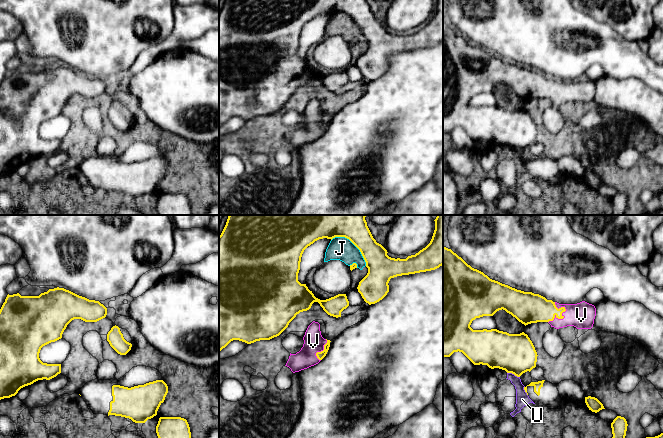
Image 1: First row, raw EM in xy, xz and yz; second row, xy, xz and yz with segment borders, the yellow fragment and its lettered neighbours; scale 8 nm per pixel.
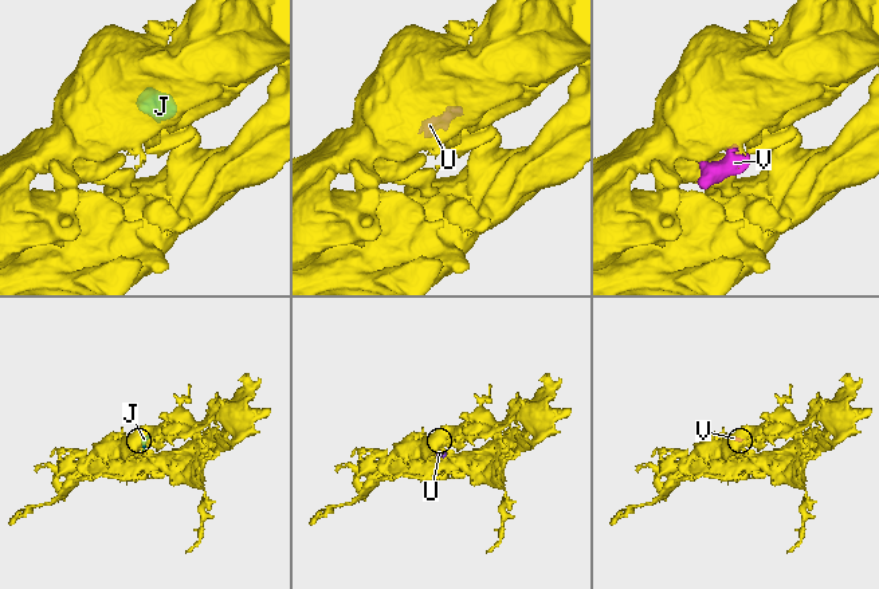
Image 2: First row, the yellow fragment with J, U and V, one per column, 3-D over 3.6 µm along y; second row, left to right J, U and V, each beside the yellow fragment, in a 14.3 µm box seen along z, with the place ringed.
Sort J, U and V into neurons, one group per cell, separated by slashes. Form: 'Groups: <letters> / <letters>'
Groups: J U / V

